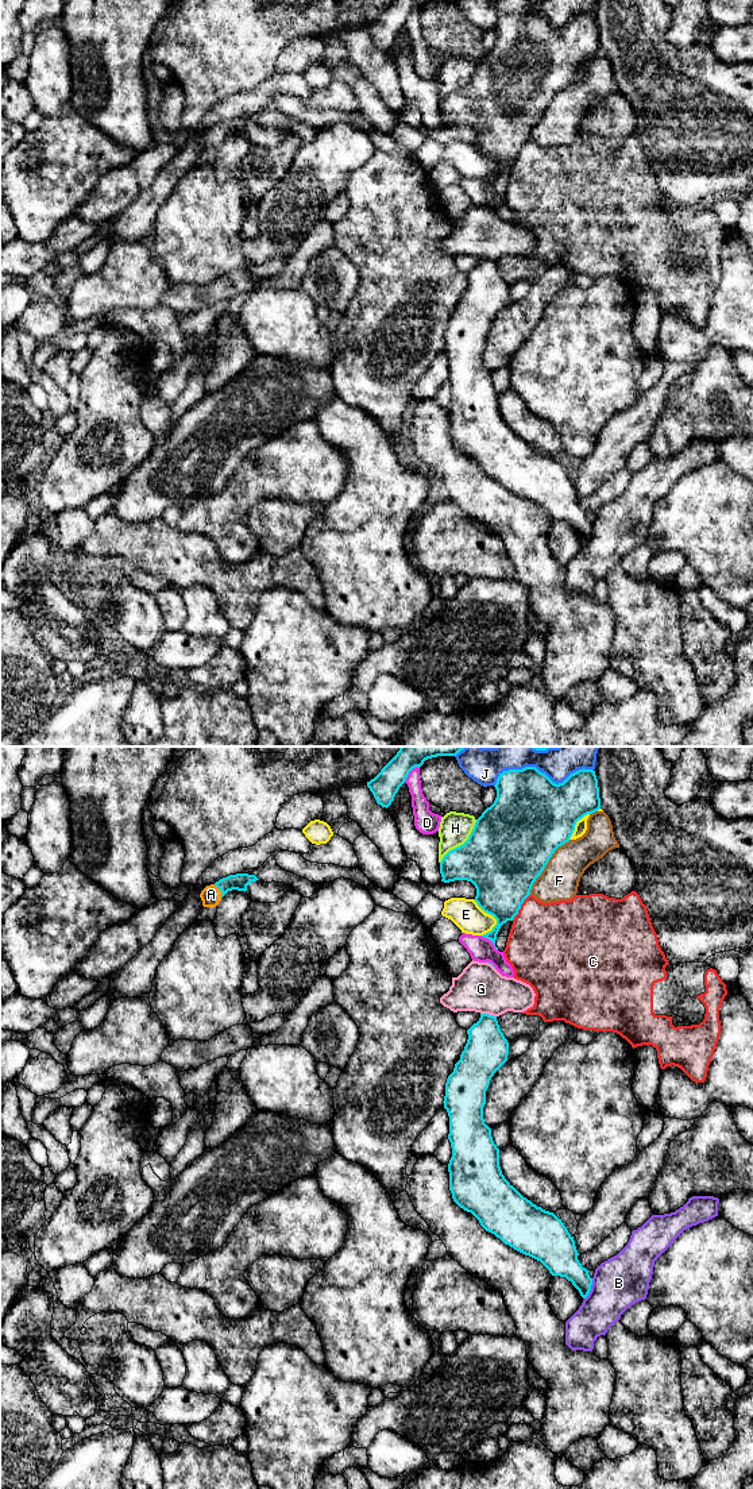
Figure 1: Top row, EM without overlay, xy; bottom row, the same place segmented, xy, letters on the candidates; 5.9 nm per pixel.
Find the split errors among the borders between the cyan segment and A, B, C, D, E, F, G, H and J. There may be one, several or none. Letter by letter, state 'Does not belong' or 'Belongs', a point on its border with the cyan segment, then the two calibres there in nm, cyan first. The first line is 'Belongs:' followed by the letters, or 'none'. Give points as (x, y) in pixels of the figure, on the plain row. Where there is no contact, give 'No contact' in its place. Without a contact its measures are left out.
Belongs: A
A: Belongs. Touches cyan at xy (220, 134). Thickness 100 nm (cyan) against 110 nm
B: Does not belong. Touches cyan at xy (590, 533). Thickness 190 nm (cyan) against 300 nm
C: Does not belong. Touches cyan at xy (520, 151). Thickness 380 nm (cyan) against 440 nm
D: Does not belong. Touches cyan at xy (408, 18). Thickness 160 nm (cyan) against 100 nm
E: Does not belong. Touches cyan at xy (494, 161). Thickness 360 nm (cyan) against 180 nm
F: Does not belong. Touches cyan at xy (545, 108). Thickness 480 nm (cyan) against 240 nm
G: Does not belong. Touches cyan at xy (487, 258). Thickness 260 nm (cyan) against 280 nm
H: Does not belong. Touches cyan at xy (463, 88). Thickness 480 nm (cyan) against 190 nm
J: Does not belong. Touches cyan at xy (540, 16). Thickness 460 nm (cyan) against 160 nm

